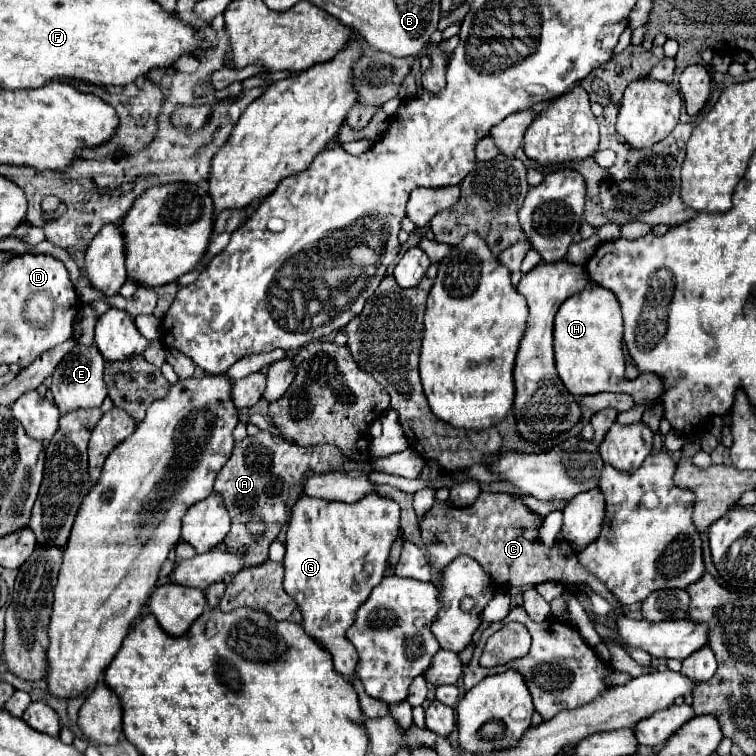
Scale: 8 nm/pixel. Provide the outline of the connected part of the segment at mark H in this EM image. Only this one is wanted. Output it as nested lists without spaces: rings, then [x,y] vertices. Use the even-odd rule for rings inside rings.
[[[598,284],[584,288],[570,296],[558,310],[554,320],[554,356],[560,380],[572,396],[598,394],[598,392],[626,392],[636,404],[648,404],[664,394],[664,380],[646,374],[634,380],[624,376],[626,358],[622,352],[622,330],[624,320],[620,302],[612,292]]]

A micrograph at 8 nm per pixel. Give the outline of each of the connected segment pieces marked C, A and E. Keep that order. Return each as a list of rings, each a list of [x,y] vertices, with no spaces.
[[[480,492],[480,496],[464,508],[454,508],[436,500],[434,506],[418,518],[418,532],[428,552],[428,560],[434,572],[434,582],[440,580],[444,568],[462,554],[474,558],[488,574],[496,588],[538,586],[542,582],[558,582],[562,586],[578,586],[588,580],[576,552],[562,554],[560,544],[546,544],[540,540],[540,528],[544,524],[542,514],[530,510],[520,496],[506,492]]]
[[[260,430],[256,436],[246,436],[242,442],[236,442],[230,460],[220,470],[214,490],[224,496],[224,504],[230,512],[234,524],[240,526],[240,536],[248,534],[248,520],[252,516],[260,516],[266,526],[266,544],[270,546],[282,524],[290,520],[294,504],[304,496],[304,480],[314,474],[328,474],[332,470],[340,470],[348,458],[332,444],[324,446],[298,446],[286,442],[270,434],[268,430]]]
[[[76,346],[54,370],[52,374],[52,396],[60,410],[60,414],[78,410],[78,408],[94,408],[100,406],[106,398],[106,384],[104,384],[104,356],[100,350],[92,346]]]

